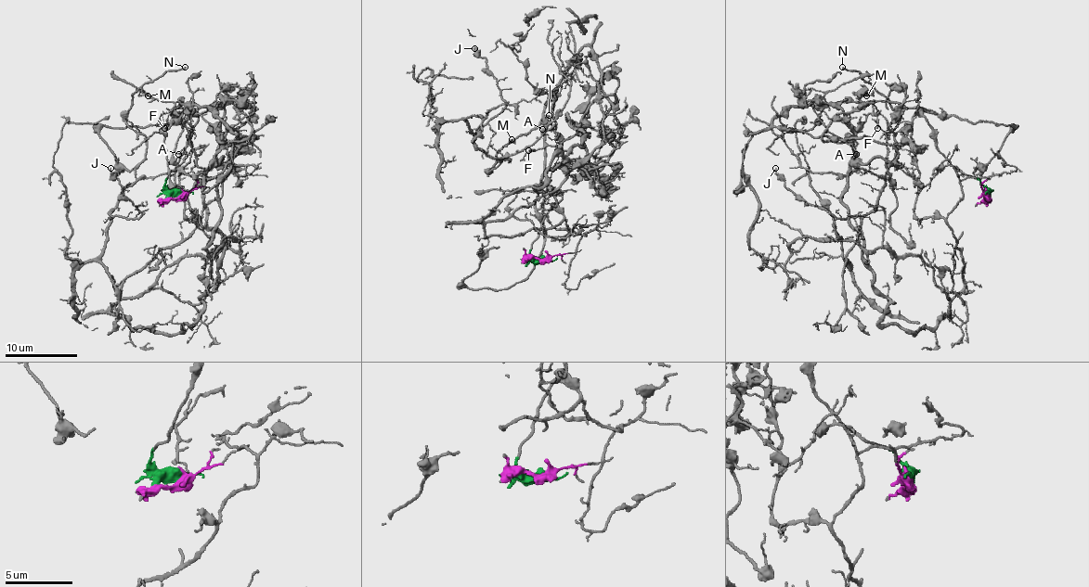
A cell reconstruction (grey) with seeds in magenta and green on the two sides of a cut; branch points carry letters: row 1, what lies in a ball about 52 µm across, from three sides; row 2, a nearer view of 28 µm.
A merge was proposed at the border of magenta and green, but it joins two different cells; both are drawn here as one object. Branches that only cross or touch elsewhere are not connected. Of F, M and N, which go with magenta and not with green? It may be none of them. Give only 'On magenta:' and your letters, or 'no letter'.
On magenta: M, N

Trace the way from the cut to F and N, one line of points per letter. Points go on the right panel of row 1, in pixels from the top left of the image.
F: (986, 192), (938, 149), (924, 111), (934, 111), (878, 101), (876, 128)
N: (986, 194), (965, 178), (947, 217), (947, 314), (882, 325), (842, 178), (886, 174), (898, 113), (842, 67)

